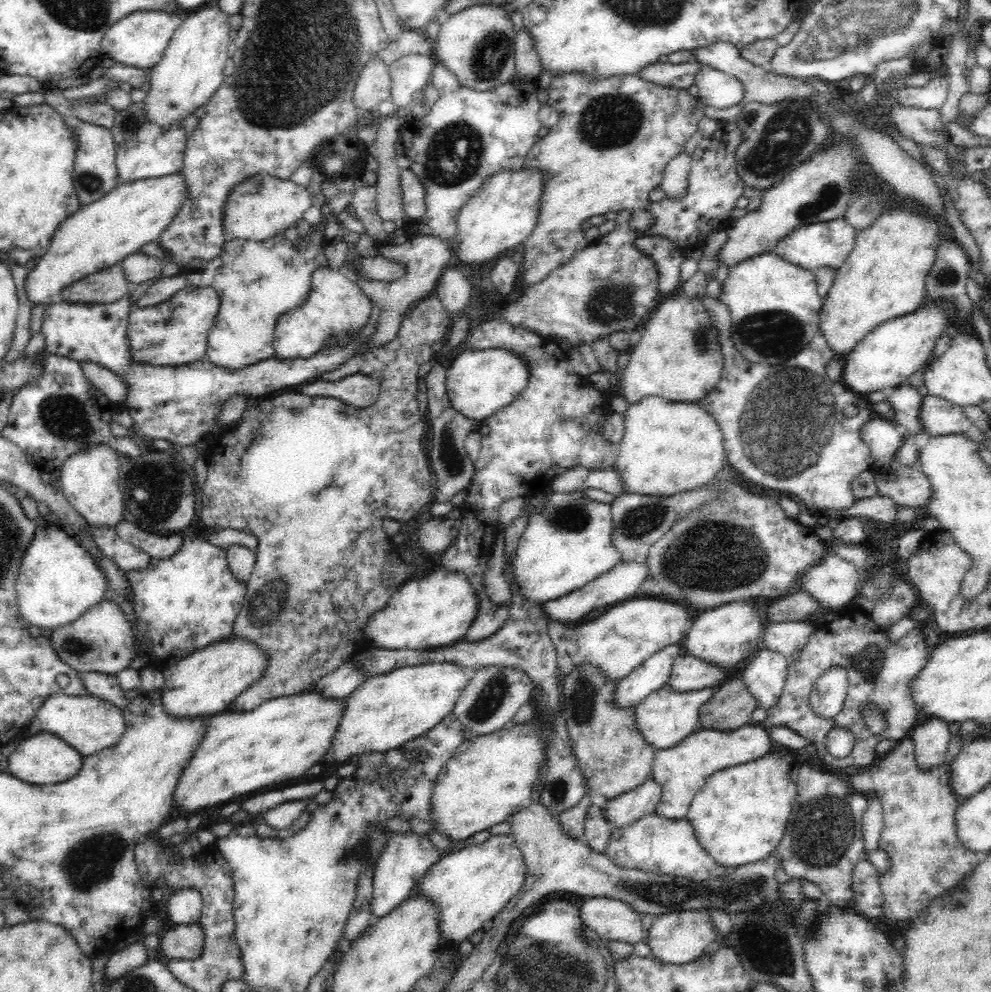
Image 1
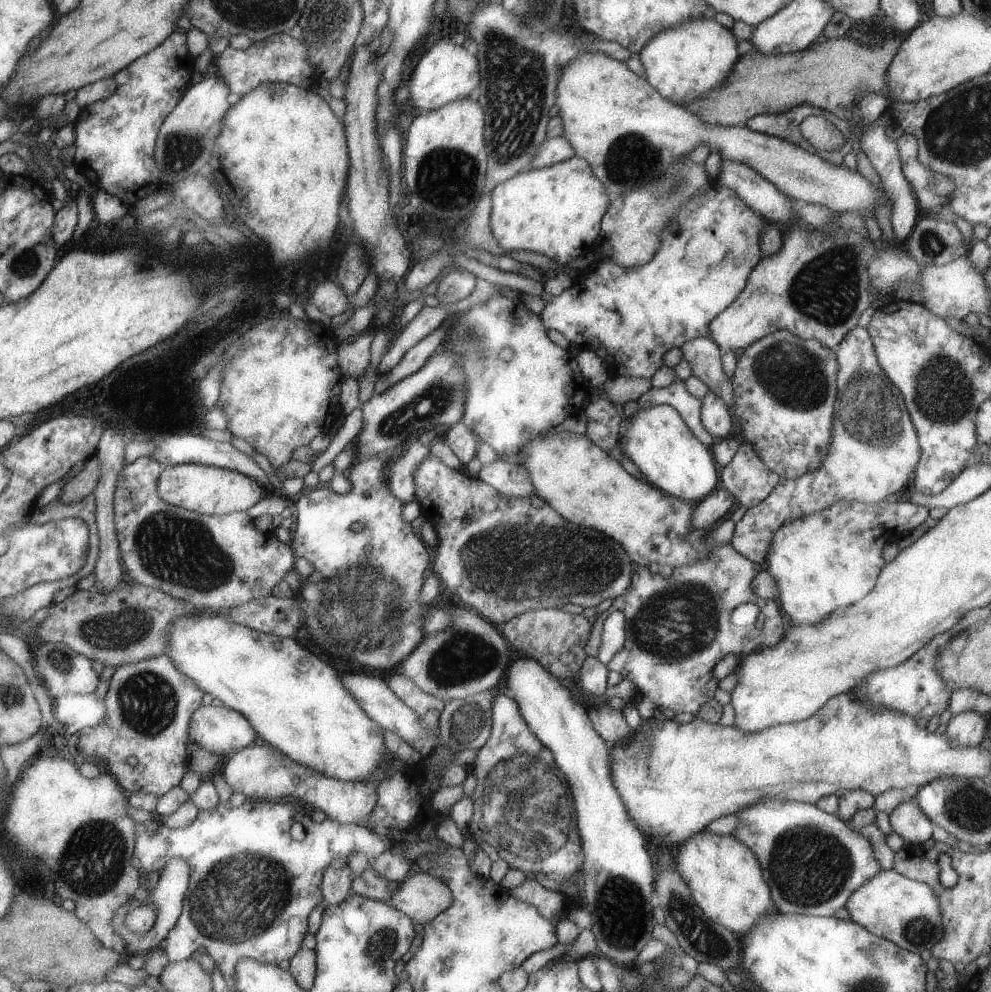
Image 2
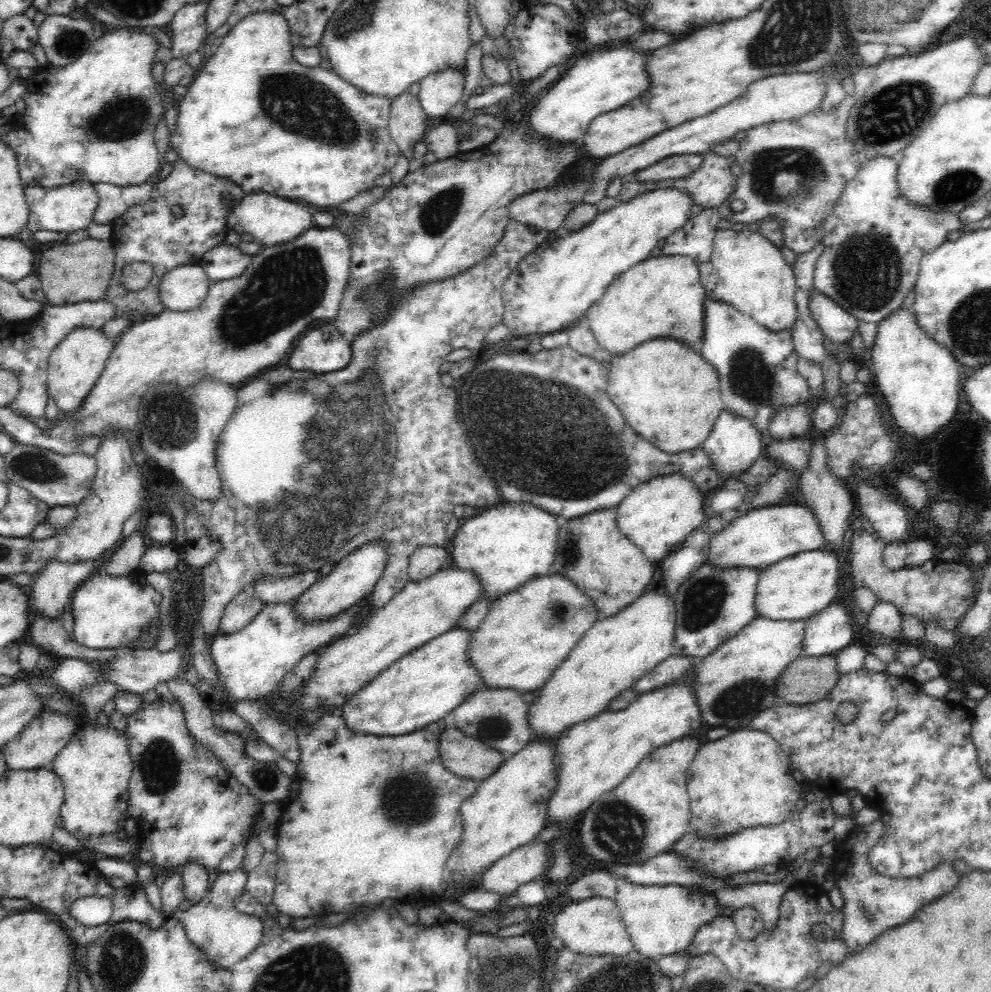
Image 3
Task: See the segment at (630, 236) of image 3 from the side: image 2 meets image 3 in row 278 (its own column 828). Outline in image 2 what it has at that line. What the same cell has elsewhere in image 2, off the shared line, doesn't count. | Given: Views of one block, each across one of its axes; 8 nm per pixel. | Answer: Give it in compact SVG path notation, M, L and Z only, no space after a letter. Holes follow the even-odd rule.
M883 500L880 503L837 501L819 512L786 520L773 532L763 562L777 585L781 610L789 616L793 625L808 625L862 599L876 584L879 571L886 563L881 557L882 546L887 542L885 535L893 534L897 529L919 526L927 518L928 511L927 507L910 500Z

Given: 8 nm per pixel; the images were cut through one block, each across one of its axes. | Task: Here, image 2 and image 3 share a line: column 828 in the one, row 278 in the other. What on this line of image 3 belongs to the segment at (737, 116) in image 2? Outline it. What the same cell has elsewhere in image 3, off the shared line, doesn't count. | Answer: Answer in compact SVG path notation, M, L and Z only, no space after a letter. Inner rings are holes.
M84 238L76 243L69 244L61 242L48 250L38 254L36 260L39 262L37 275L42 283L42 290L46 295L48 303L53 305L74 304L82 300L102 300L105 298L110 281L115 271L115 250L111 241Z

